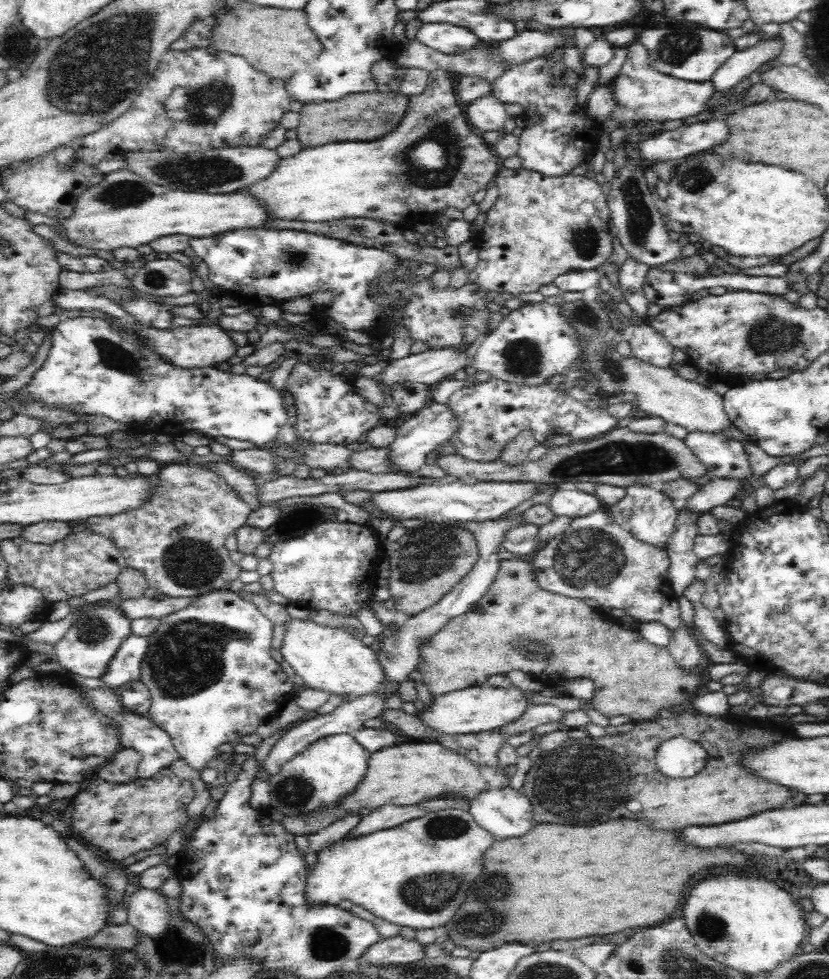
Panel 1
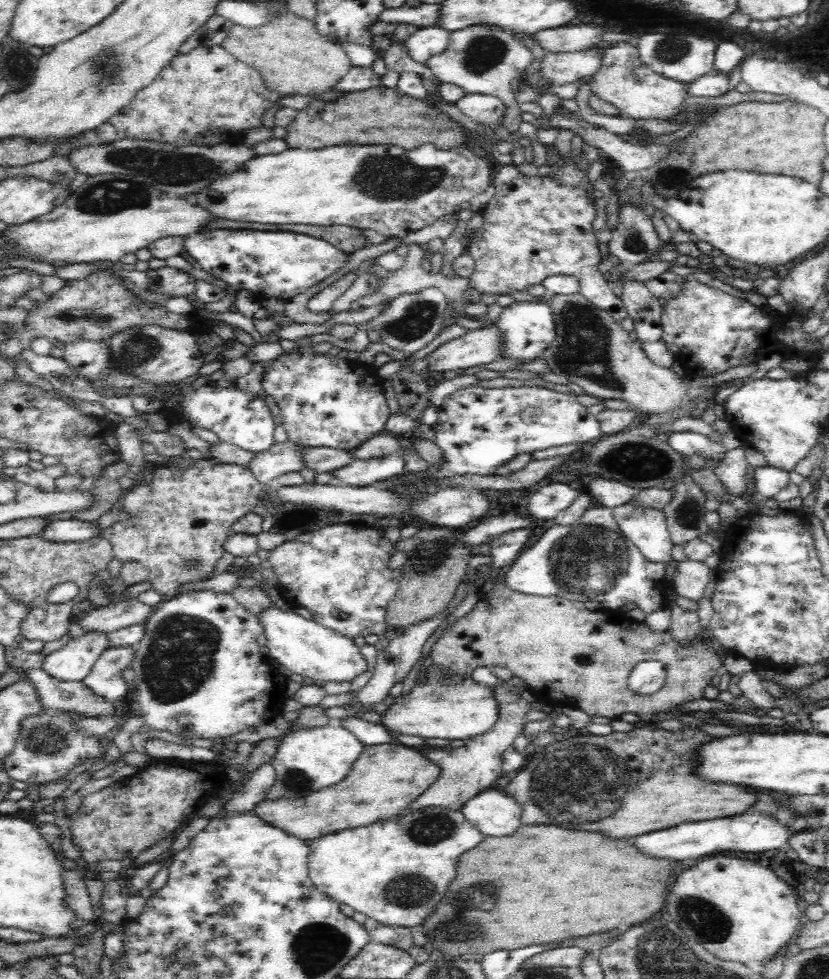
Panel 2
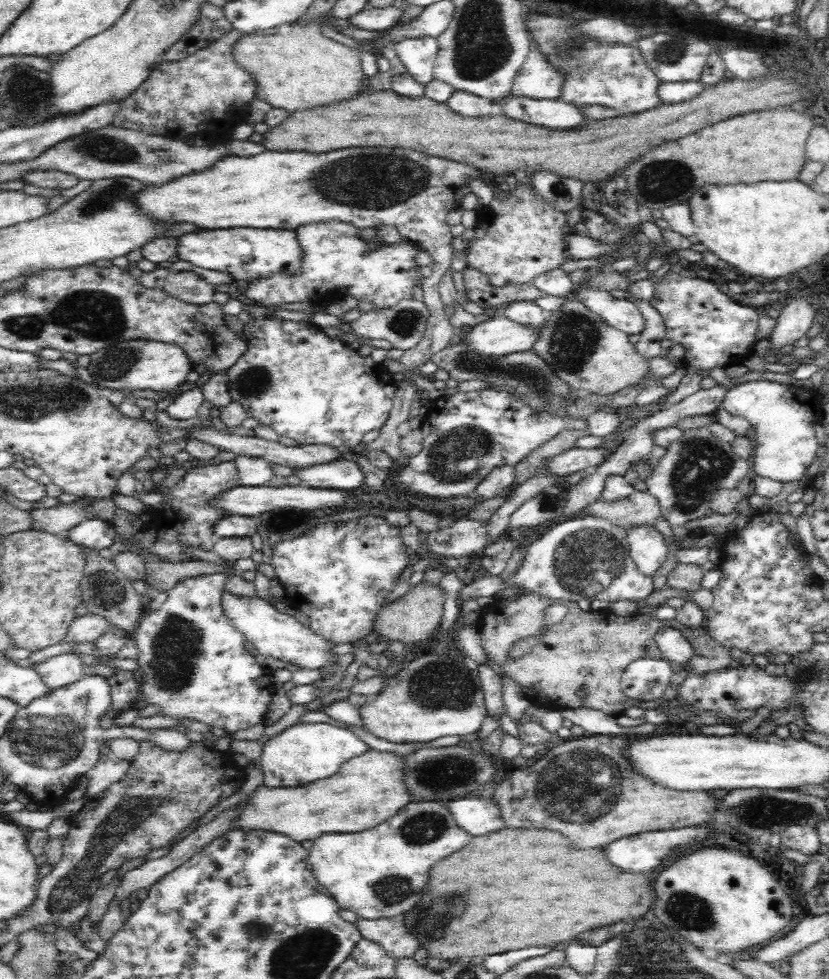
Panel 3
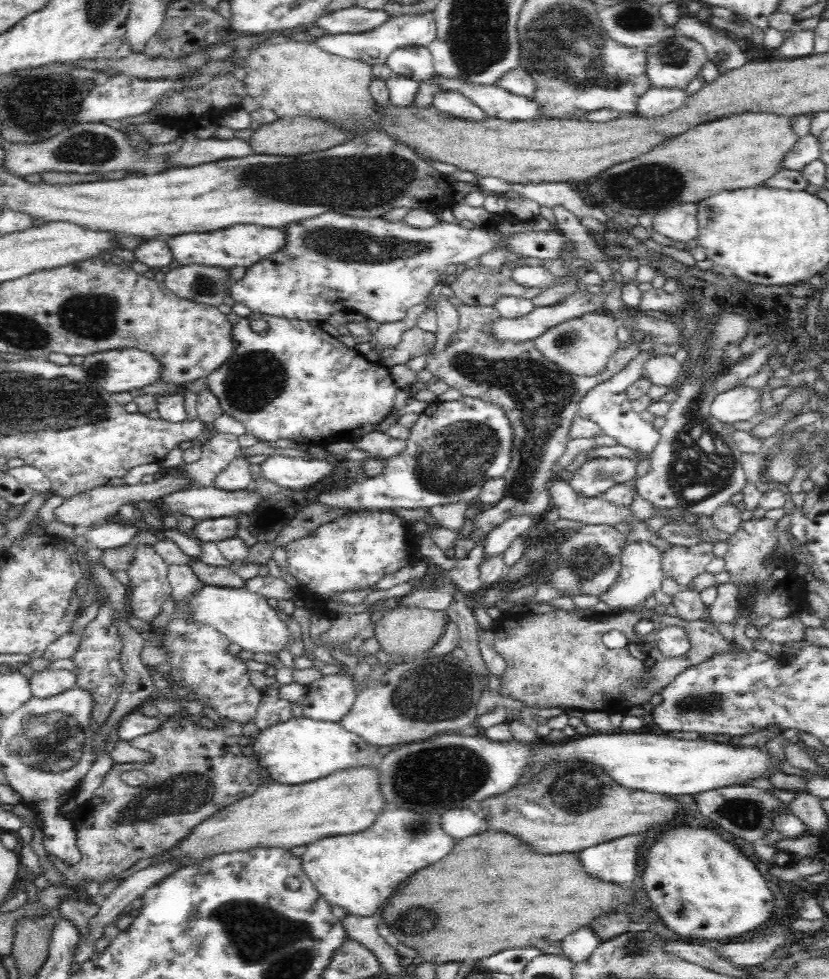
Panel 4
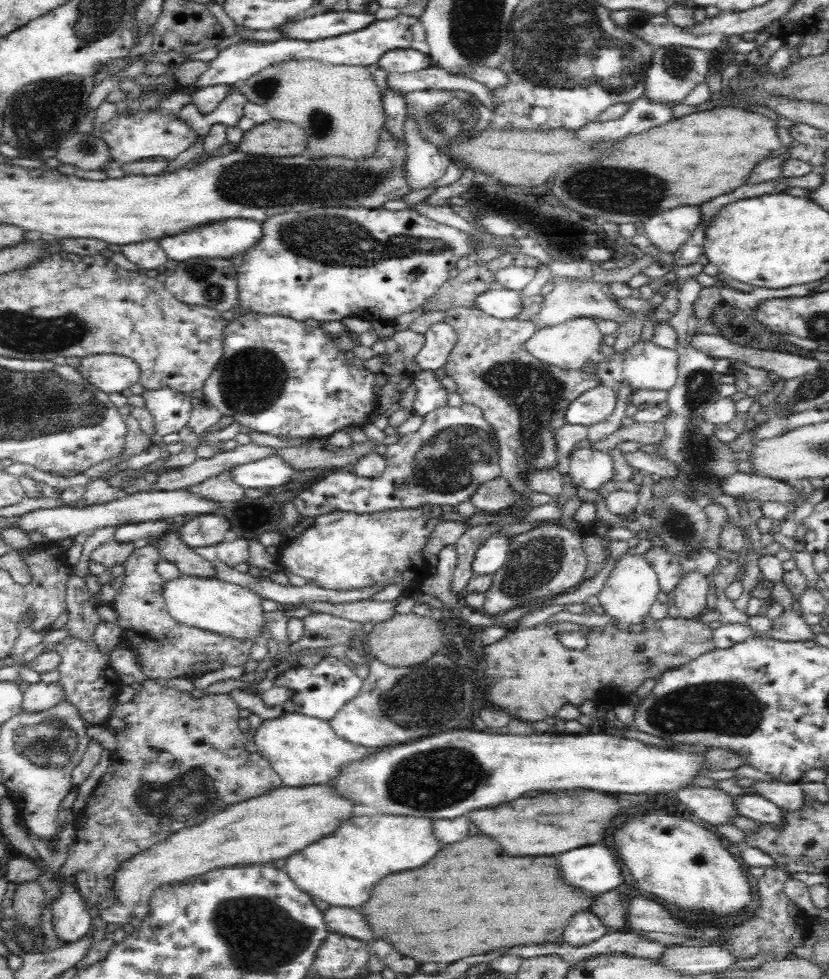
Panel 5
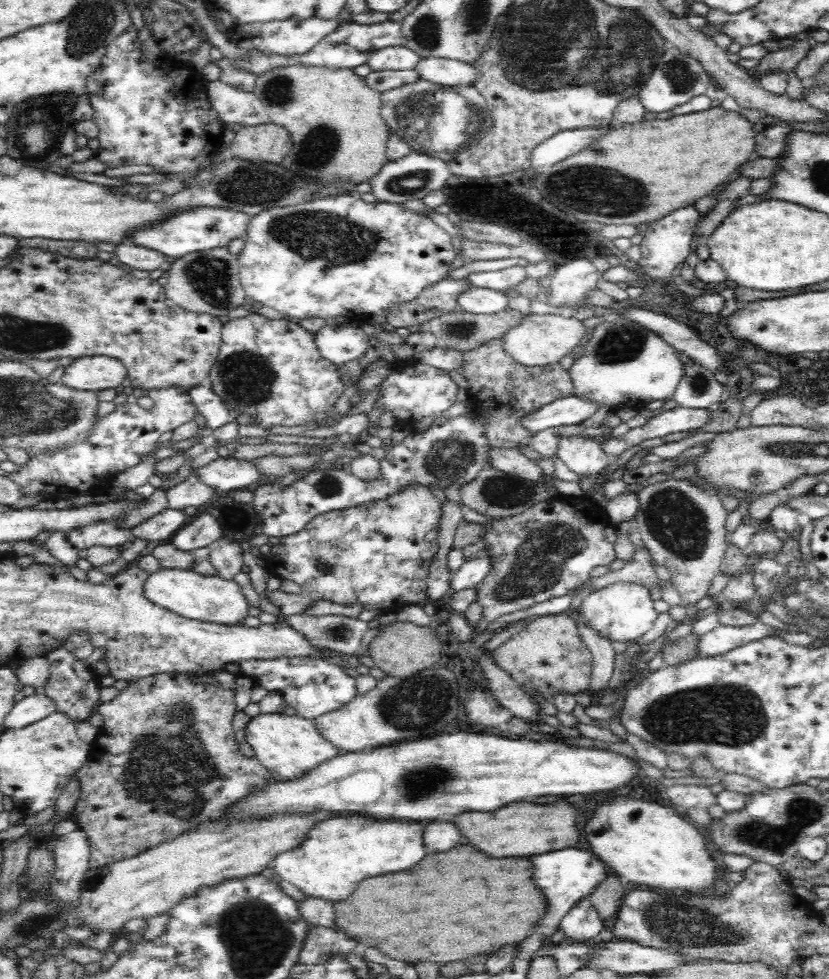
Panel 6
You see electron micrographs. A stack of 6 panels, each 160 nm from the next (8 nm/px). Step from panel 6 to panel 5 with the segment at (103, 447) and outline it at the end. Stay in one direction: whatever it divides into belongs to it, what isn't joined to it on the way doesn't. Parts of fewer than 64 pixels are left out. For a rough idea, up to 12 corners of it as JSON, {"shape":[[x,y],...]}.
{"shape":[[171,388],[140,396],[162,437],[186,426],[190,396]]}

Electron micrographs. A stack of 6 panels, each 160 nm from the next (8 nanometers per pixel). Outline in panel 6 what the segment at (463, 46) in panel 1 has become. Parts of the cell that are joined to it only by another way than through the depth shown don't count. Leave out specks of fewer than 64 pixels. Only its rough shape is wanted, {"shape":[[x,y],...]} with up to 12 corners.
{"shape":[[402,45],[375,50],[372,72],[413,70],[421,59]]}

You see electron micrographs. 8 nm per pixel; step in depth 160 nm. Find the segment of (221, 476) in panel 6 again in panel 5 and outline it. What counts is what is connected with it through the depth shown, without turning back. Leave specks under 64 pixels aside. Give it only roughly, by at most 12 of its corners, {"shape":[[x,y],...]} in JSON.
{"shape":[[281,455],[230,468],[236,485],[274,488],[296,469]]}

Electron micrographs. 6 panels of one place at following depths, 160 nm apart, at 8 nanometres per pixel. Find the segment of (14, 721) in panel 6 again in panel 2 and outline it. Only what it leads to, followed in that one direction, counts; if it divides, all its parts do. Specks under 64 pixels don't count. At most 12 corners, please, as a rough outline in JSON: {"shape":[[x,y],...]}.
{"shape":[[88,632],[46,655],[40,670],[81,682],[109,649],[108,634]]}

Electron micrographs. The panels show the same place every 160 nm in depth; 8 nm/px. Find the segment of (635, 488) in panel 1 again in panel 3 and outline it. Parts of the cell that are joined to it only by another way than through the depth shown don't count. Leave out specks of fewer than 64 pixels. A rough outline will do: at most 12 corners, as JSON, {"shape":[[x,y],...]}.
{"shape":[[650,525],[627,532],[629,558],[654,578],[668,560],[665,538]]}

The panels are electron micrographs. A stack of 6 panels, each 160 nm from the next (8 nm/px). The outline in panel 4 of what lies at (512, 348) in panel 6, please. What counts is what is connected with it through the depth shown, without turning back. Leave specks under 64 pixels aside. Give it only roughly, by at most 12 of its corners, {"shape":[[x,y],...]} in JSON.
{"shape":[[585,313],[533,341],[571,375],[594,376],[621,346],[618,319]]}

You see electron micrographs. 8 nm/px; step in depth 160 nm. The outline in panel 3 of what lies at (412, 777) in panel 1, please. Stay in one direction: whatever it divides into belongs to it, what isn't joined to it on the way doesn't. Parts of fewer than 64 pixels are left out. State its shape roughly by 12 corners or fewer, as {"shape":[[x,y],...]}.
{"shape":[[402,756],[260,784],[230,828],[301,843],[374,828],[410,801]]}

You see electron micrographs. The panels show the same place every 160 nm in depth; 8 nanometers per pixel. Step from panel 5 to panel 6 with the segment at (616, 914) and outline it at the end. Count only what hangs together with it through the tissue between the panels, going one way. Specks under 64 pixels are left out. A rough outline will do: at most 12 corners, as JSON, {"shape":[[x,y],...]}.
{"shape":[[608,872],[587,897],[605,921],[623,896],[618,876]]}

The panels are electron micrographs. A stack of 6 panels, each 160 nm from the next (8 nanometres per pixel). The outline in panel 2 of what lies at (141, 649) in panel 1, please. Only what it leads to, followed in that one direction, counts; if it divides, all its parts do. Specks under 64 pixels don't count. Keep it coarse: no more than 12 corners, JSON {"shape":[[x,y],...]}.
{"shape":[[132,646],[107,649],[80,683],[106,703],[129,694]]}

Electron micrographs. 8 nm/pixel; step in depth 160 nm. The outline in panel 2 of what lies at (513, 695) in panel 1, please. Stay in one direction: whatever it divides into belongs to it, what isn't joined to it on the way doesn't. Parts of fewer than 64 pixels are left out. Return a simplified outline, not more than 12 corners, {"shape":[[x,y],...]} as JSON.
{"shape":[[433,663],[380,726],[466,740],[498,718],[492,688]]}

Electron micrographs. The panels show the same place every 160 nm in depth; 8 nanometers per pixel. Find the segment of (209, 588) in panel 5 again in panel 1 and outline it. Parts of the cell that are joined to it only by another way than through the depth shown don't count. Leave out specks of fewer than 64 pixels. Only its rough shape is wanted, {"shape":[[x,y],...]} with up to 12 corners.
{"shape":[[284,624],[279,649],[310,688],[382,694],[377,654],[340,627]]}

